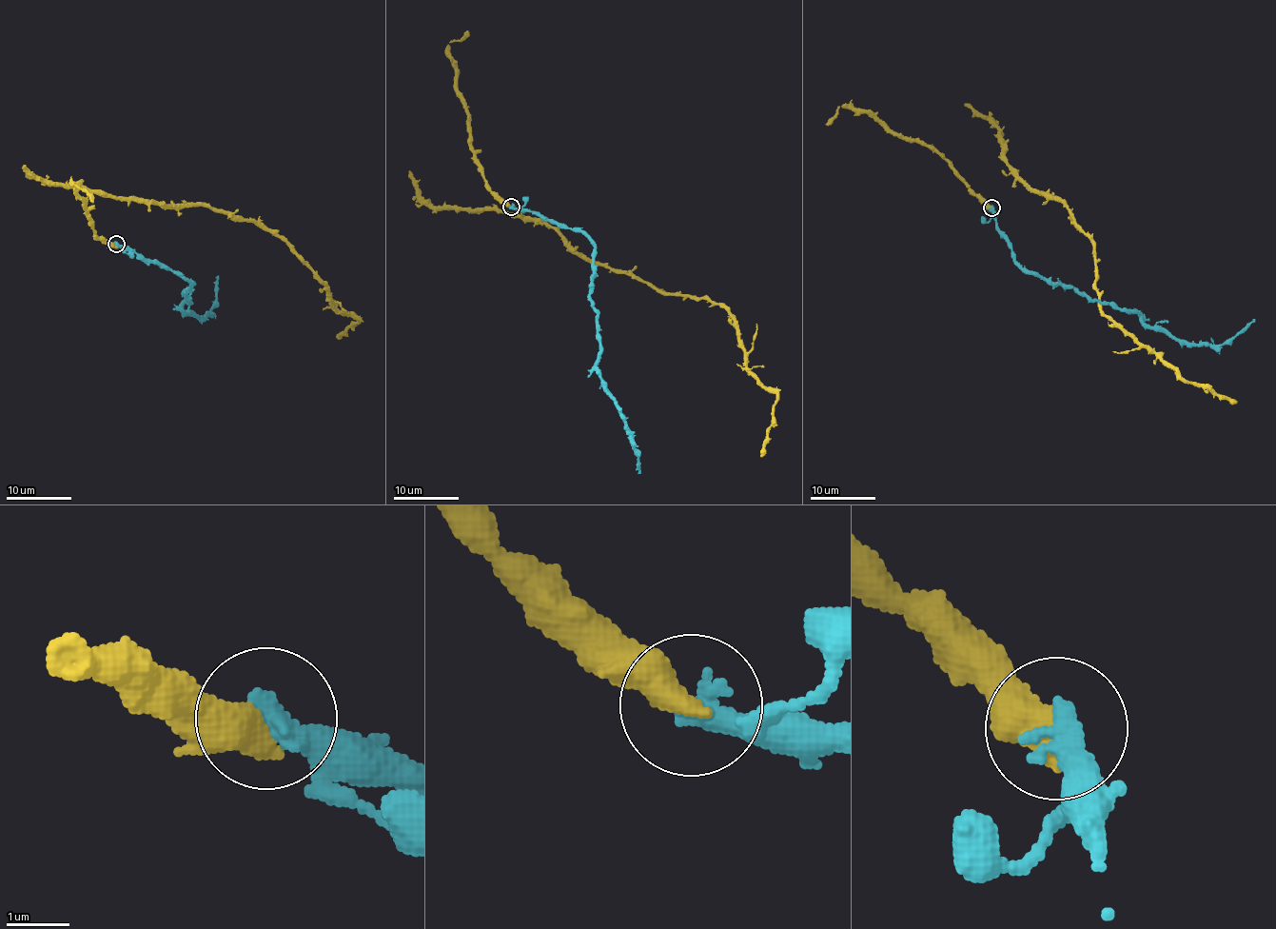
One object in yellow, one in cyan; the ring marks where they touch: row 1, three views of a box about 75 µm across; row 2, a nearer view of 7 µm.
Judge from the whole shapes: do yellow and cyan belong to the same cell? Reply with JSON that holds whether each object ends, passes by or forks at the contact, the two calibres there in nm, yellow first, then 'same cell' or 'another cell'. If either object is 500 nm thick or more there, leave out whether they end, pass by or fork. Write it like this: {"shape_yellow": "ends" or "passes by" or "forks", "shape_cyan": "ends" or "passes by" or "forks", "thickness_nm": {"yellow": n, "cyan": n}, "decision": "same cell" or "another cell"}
{"thickness_nm": {"yellow": 550, "cyan": 460}, "decision": "same cell"}

